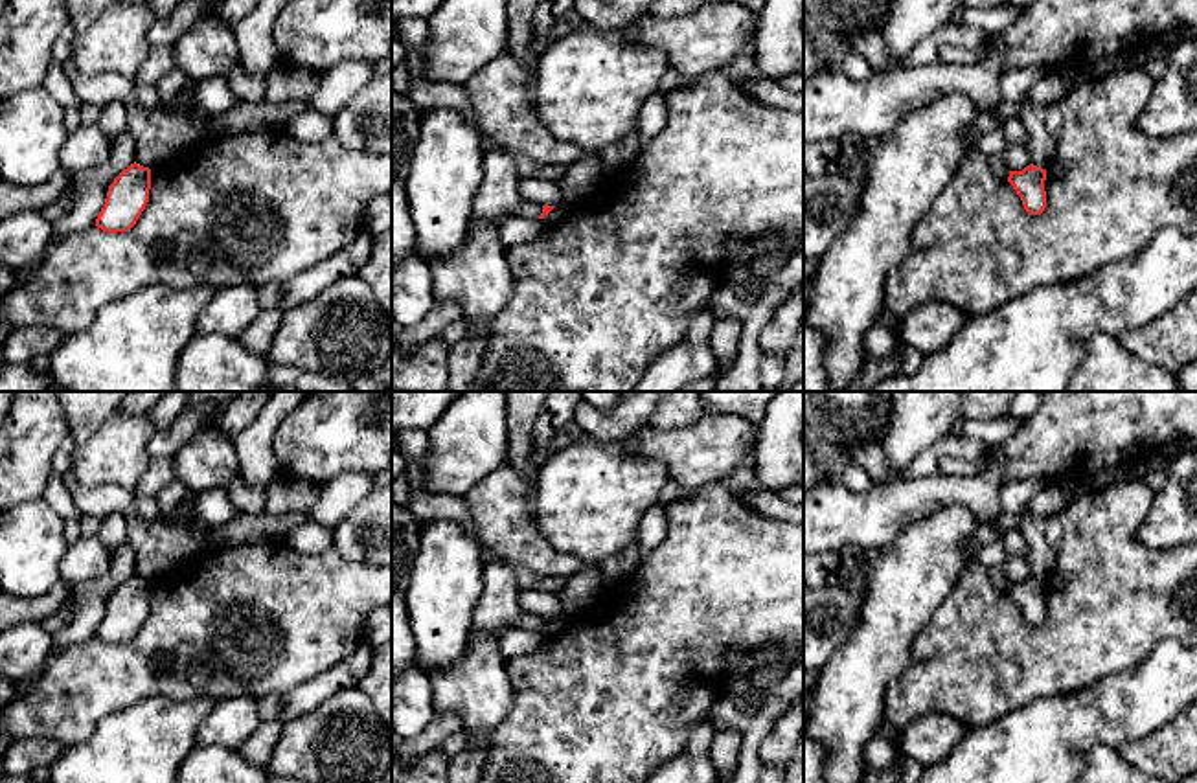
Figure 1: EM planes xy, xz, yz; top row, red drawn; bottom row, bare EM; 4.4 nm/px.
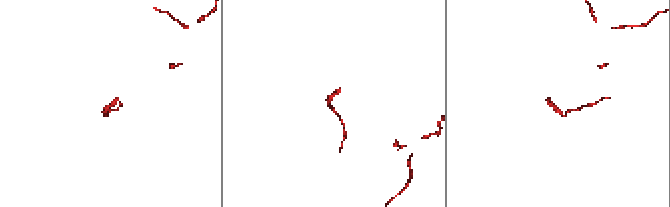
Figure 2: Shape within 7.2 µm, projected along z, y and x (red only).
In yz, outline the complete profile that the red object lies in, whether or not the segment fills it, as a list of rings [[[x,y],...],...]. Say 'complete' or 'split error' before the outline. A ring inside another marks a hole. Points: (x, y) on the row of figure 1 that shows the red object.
complete; [[[1030,164],[1022,171],[1009,171],[1008,182],[1022,200],[1022,206],[1032,215],[1041,215],[1046,208],[1044,191],[1046,169]]]

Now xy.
complete; [[[131,164],[108,186],[96,226],[105,232],[127,232],[149,202],[151,169]]]

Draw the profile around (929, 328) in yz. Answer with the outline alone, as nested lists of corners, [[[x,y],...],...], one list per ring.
[[[945,301],[921,303],[899,318],[899,338],[923,355],[943,349],[969,316]]]

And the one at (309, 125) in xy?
[[[309,107],[307,110],[291,116],[283,123],[283,129],[302,142],[318,143],[331,134],[333,121],[329,116]]]

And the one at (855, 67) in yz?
[[[848,51],[838,70],[851,81],[864,81],[875,74],[868,61],[857,51]]]

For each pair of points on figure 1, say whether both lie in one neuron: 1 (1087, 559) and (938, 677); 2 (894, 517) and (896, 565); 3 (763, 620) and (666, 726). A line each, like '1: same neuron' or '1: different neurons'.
1: same neuron
2: different neurons
3: same neuron

